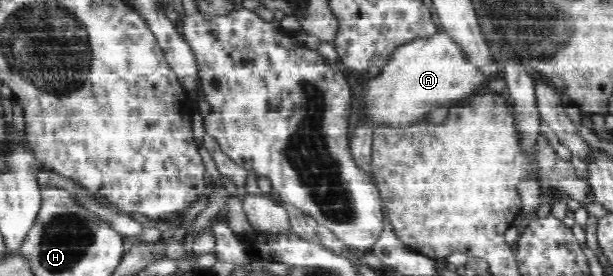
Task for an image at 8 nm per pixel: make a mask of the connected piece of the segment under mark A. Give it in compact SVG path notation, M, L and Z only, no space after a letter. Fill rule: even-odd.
M436 32L434 35L424 39L412 40L399 48L386 61L386 64L377 70L378 77L368 82L366 91L366 117L370 119L369 125L390 125L390 127L408 127L414 123L424 122L425 115L435 107L448 105L448 101L466 99L473 95L478 85L486 78L478 66L472 64L462 48L446 32Z

